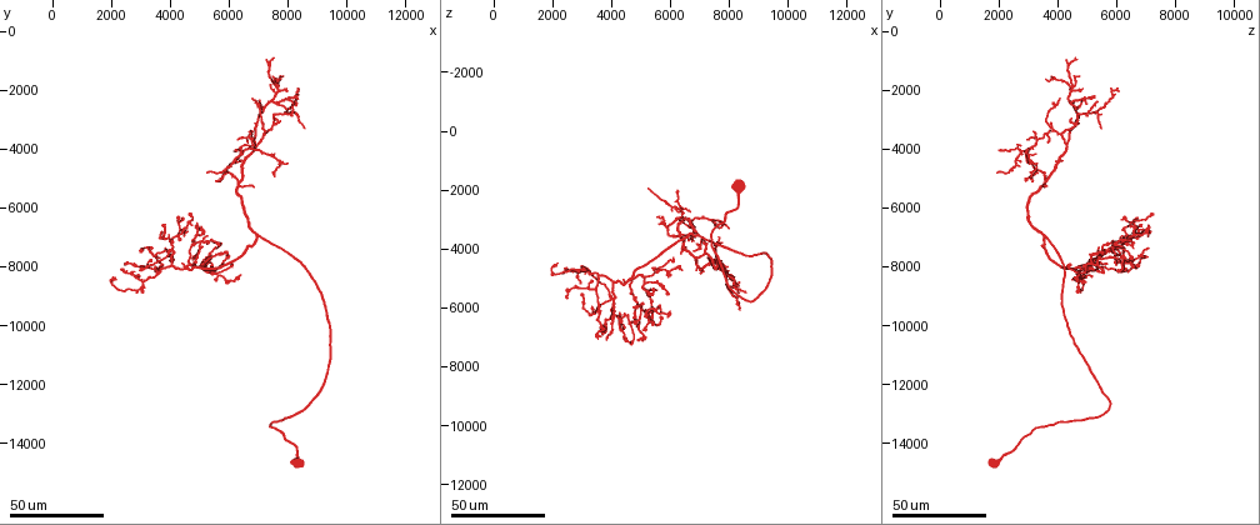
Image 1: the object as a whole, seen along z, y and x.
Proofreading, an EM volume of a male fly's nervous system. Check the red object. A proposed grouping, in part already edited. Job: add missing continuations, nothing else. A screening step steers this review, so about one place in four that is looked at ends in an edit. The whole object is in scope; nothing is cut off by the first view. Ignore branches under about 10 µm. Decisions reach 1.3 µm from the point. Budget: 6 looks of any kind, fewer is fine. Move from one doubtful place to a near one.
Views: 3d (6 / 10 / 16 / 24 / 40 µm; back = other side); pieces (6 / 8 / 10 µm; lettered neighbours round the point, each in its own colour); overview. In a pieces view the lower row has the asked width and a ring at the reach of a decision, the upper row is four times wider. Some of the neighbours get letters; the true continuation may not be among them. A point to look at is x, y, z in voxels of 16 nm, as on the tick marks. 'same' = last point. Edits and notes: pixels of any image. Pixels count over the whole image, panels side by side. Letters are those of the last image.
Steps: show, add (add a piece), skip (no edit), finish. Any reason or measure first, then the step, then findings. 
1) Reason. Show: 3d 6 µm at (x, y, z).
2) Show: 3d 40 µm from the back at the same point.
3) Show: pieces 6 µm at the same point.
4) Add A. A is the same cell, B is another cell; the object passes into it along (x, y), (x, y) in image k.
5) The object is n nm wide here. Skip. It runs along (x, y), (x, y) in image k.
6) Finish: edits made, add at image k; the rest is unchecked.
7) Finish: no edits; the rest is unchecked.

Show: 3d 40 µm at (6900, 5300, 3500).

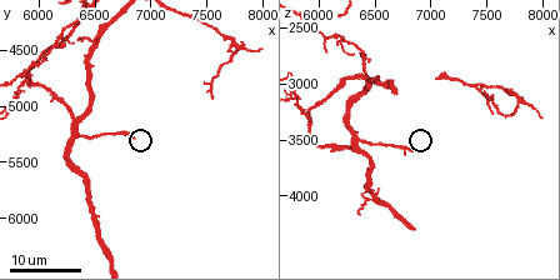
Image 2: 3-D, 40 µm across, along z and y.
See the neighbours. Show: pieces 10 µm at (6840, 5300, 3600).

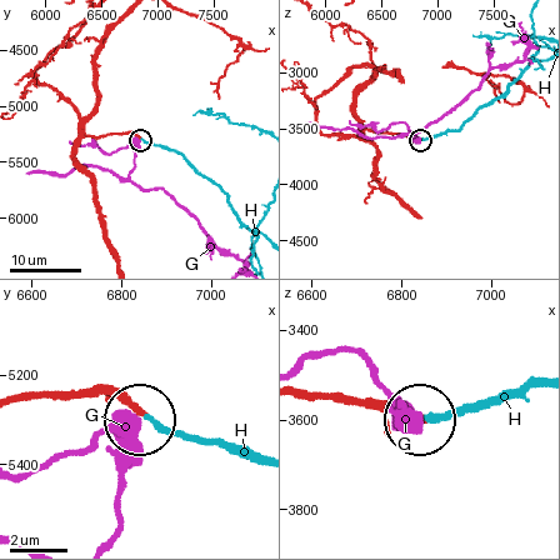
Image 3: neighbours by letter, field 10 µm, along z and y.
Add H. H is the same cell, G is another cell; the object passes into it along (65, 394), (114, 394), (164, 425), (256, 456) in image 3; it goes on there.

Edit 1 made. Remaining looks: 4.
Show: overview.

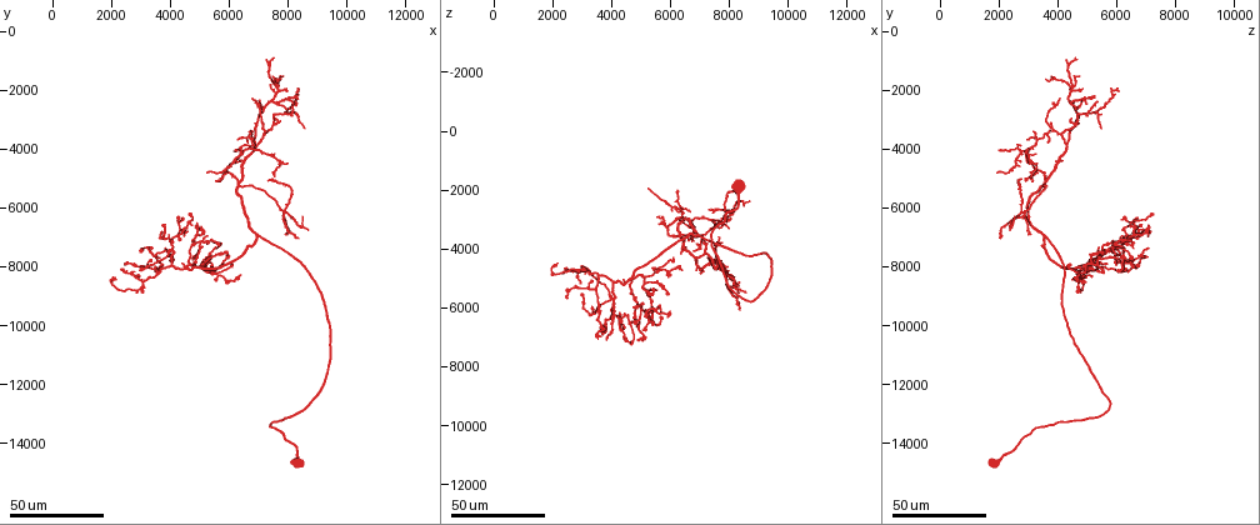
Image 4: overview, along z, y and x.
Show: 3d 40 µm at (6900, 2400, 4100).

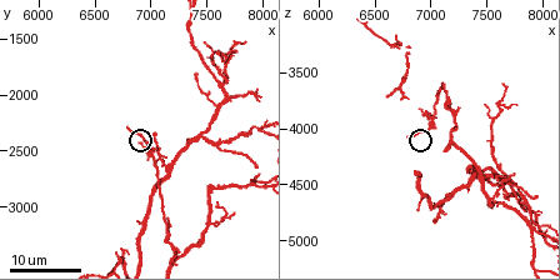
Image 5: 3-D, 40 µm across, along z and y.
See the neighbours. Show: pieces 6 µm at (6780, 2320, 4060).

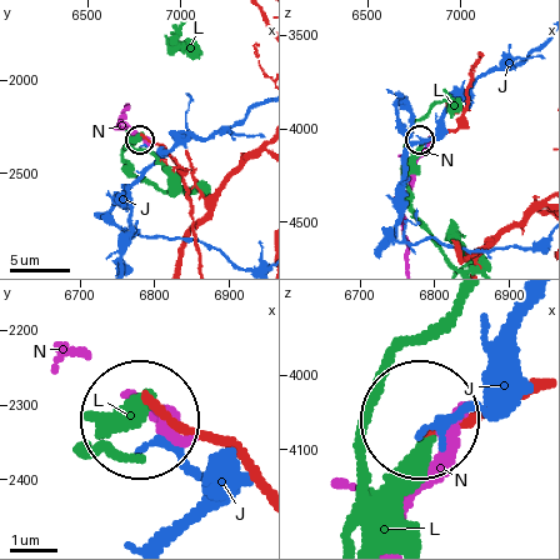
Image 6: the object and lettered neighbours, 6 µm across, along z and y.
Skip. J, L and N are other cells; it runs along (529, 388), (436, 424) in image 6; none of them fits.

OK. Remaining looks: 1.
Finish: edits made, add at image 3; the rest is unchecked.

